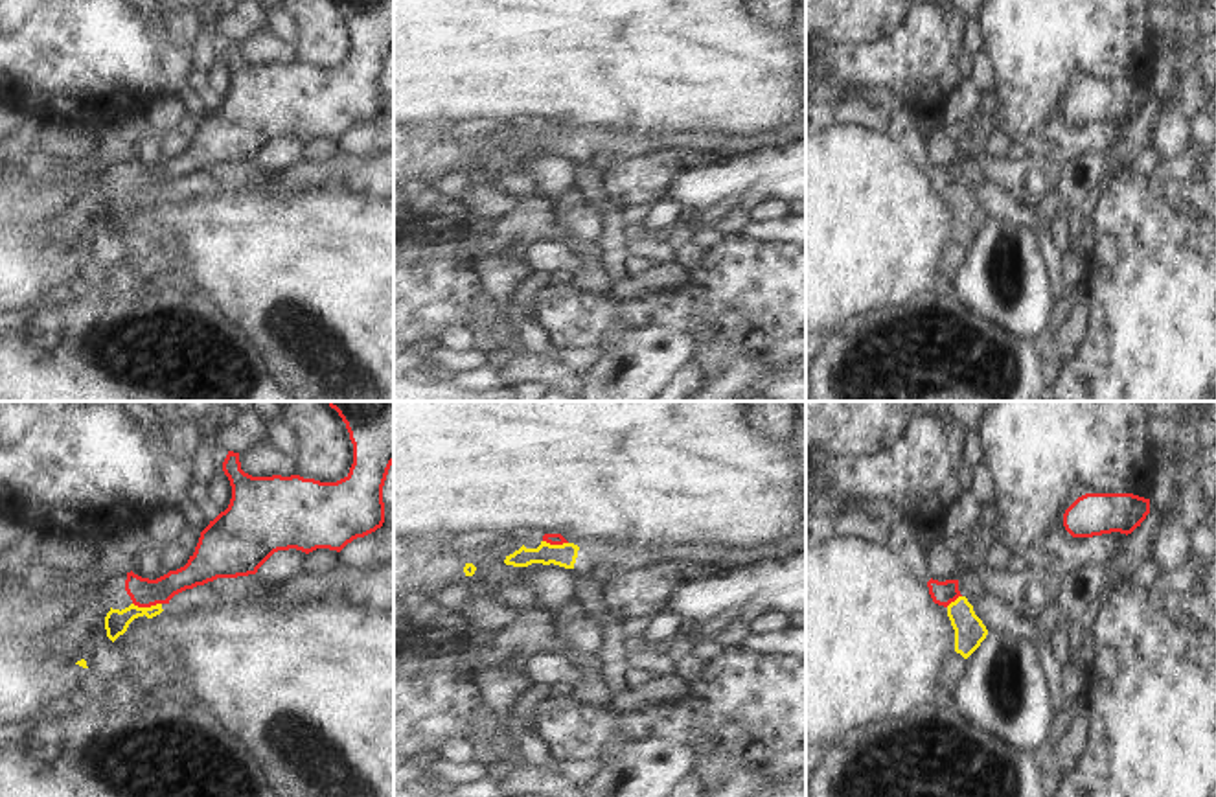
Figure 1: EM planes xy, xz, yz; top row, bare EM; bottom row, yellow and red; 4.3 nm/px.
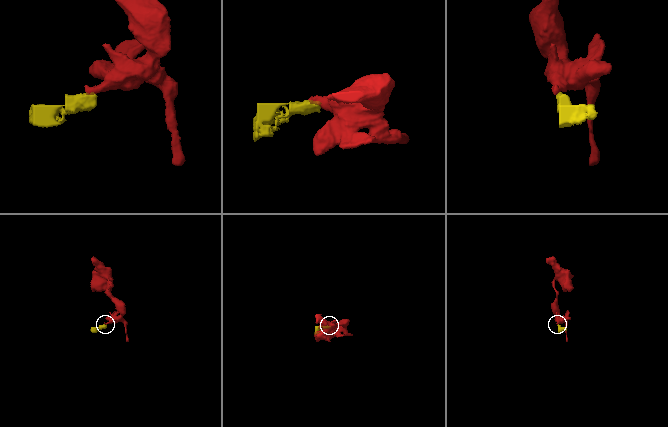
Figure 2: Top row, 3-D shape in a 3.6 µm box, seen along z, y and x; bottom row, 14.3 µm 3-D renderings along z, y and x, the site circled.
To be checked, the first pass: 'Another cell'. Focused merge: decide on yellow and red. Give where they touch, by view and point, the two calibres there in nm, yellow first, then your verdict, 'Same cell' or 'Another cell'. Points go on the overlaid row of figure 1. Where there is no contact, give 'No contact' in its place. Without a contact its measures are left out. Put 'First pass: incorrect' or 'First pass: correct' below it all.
Touches yellow at xy (148, 608). Thickness 110 nm (yellow) against 130 nm. Another cell.
First pass: correct

